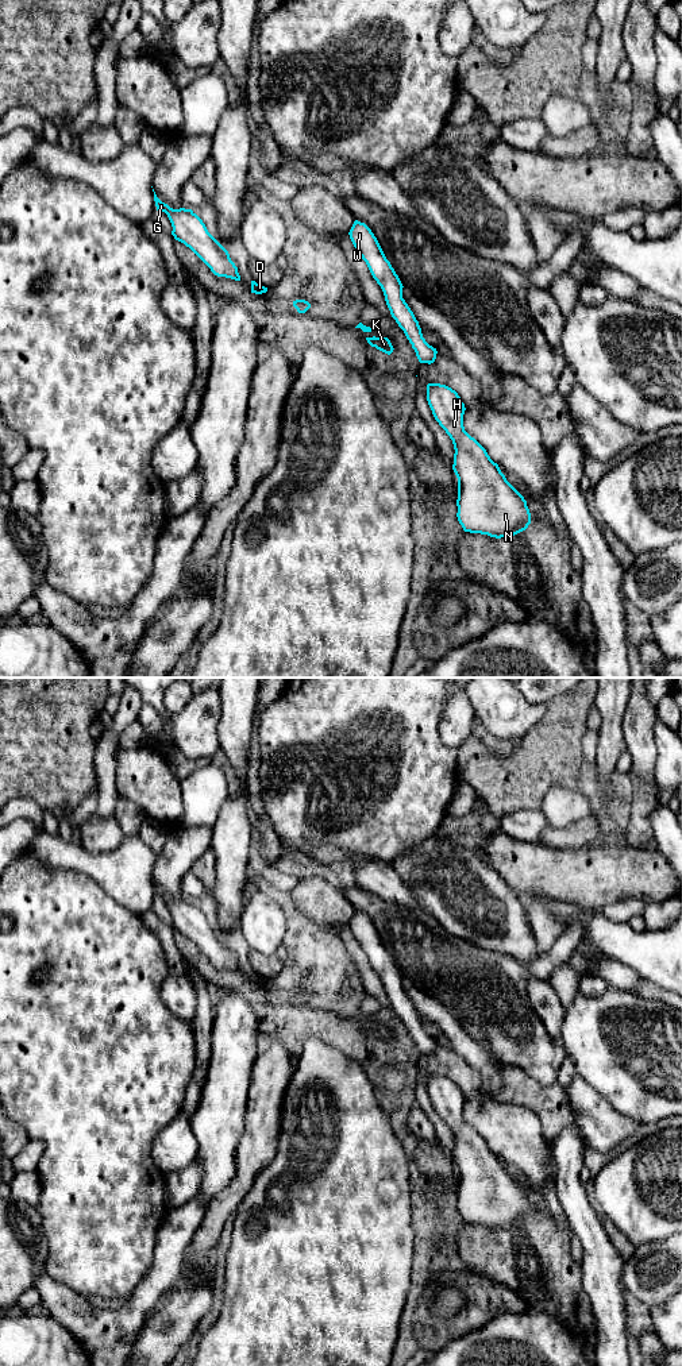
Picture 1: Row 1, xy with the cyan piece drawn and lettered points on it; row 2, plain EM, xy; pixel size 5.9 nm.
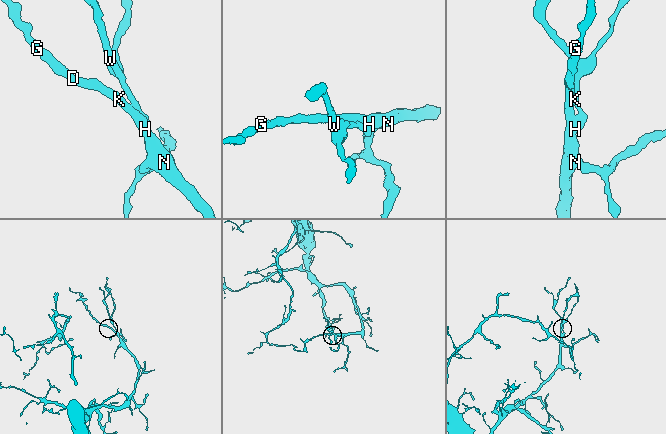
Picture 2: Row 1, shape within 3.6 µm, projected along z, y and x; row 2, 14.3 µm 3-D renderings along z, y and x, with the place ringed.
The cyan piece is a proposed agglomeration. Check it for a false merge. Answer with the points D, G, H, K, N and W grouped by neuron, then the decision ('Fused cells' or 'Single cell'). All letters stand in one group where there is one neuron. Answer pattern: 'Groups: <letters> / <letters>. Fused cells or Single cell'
Groups: D G H K N W. Single cell

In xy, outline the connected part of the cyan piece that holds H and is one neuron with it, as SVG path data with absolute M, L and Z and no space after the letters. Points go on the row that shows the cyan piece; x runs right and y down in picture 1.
M427 385L435 420L454 444L452 470L458 478L458 521L465 532L501 539L528 528L531 513L524 497L506 481L486 449L463 427L465 404L455 390Z

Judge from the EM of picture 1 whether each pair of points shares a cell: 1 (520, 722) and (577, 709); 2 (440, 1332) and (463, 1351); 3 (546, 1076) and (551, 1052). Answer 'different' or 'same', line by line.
1: different
2: different
3: same

